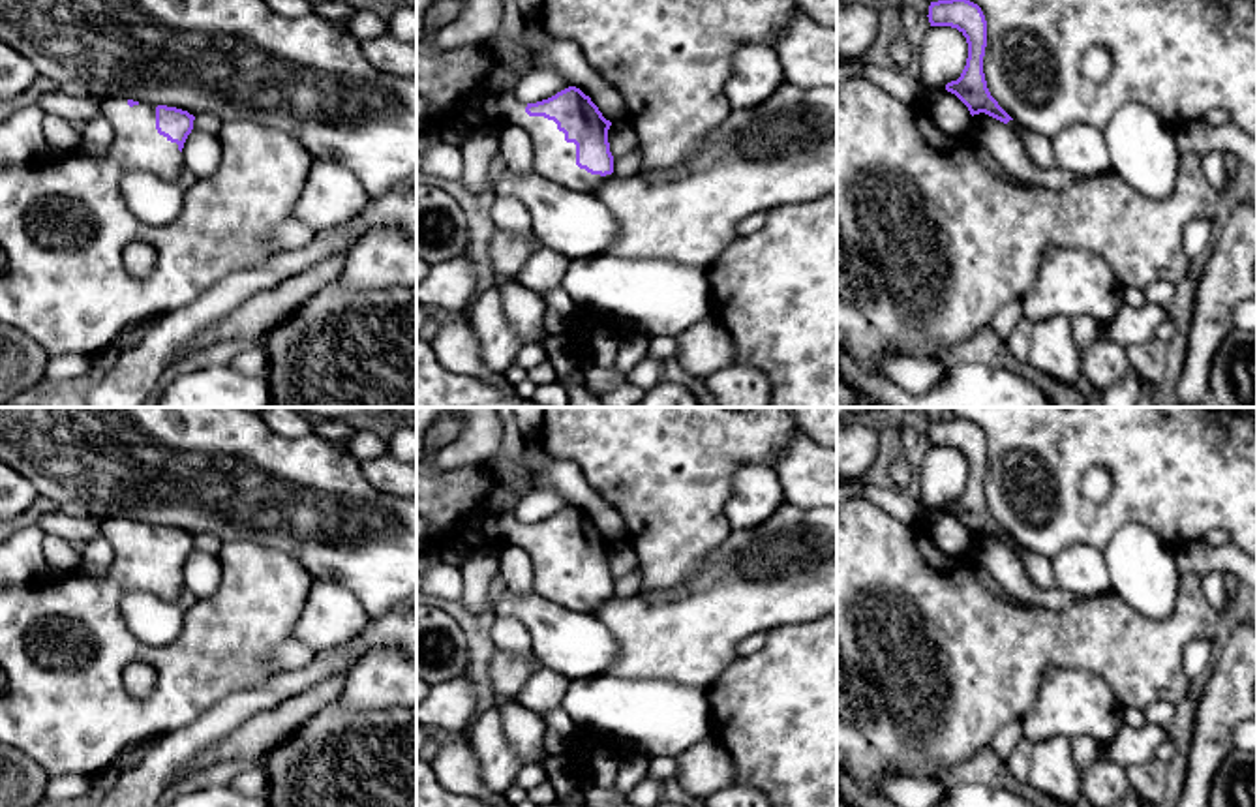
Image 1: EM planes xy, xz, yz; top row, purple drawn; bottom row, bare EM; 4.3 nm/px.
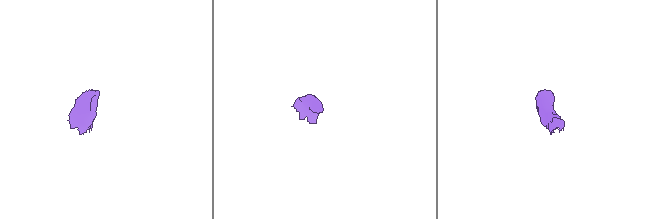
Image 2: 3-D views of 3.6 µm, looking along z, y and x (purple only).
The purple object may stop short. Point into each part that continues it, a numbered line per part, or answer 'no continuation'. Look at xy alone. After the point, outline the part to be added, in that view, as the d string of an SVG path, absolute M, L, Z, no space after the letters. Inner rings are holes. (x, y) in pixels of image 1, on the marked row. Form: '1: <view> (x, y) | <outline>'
1: xy (64, 226) | M126 98L99 101L103 116L116 129L103 158L69 150L53 158L39 156L28 163L0 167L0 248L8 255L0 272L0 323L28 334L49 357L101 353L124 328L189 306L233 272L265 266L270 257L261 251L261 240L280 221L293 218L313 161L310 152L285 131L246 120L223 122L218 133L221 160L216 173L197 178L184 191L182 210L173 221L148 225L126 205L120 190L122 178L131 171L146 171L165 182L178 182L184 156L176 143L158 133L156 105L129 107ZM129 242L146 242L156 248L156 265L144 278L131 276L124 266L122 255Z

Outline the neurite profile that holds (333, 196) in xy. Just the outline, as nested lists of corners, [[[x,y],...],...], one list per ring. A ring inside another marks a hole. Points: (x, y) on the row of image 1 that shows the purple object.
[[[315,160],[293,218],[304,221],[313,233],[321,233],[355,220],[368,199],[370,193],[347,167]]]

